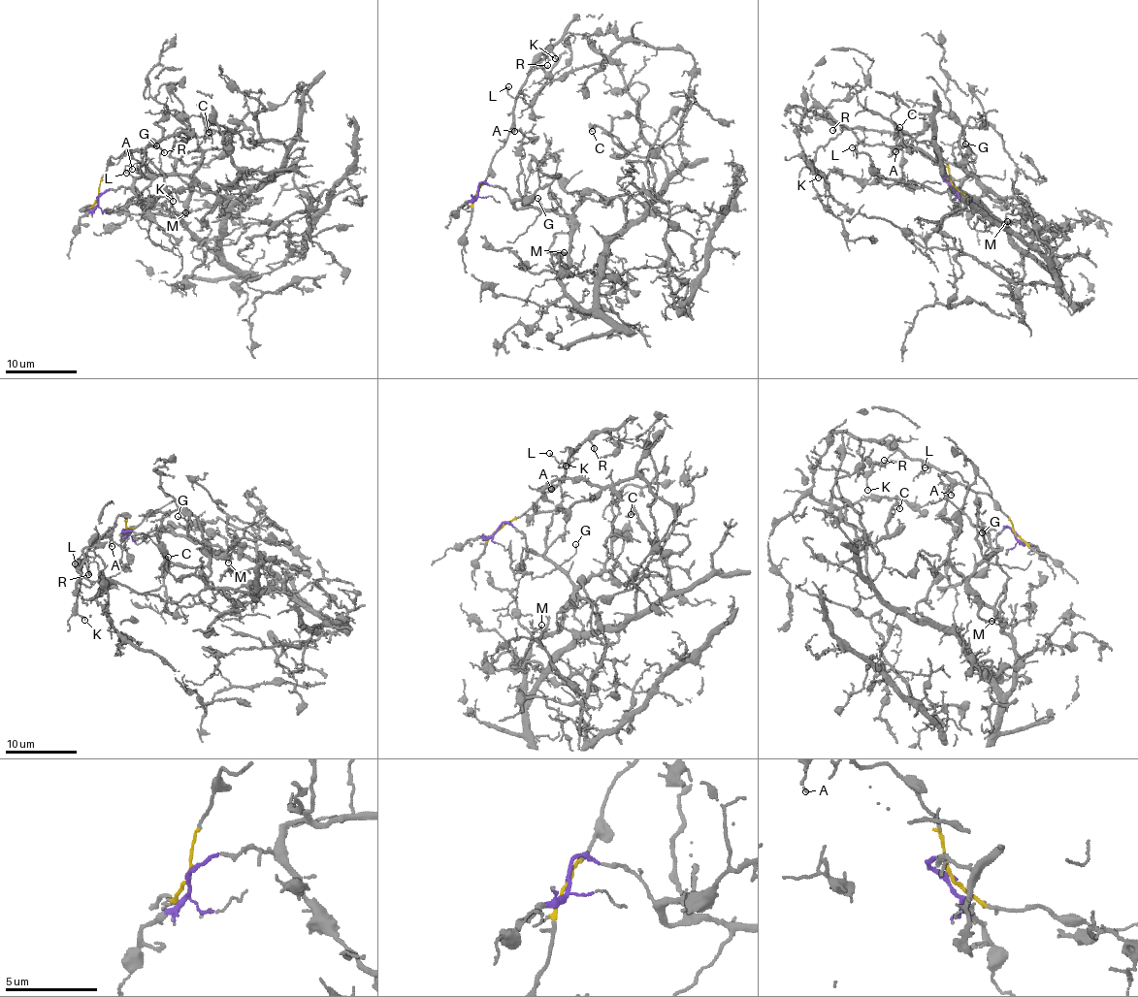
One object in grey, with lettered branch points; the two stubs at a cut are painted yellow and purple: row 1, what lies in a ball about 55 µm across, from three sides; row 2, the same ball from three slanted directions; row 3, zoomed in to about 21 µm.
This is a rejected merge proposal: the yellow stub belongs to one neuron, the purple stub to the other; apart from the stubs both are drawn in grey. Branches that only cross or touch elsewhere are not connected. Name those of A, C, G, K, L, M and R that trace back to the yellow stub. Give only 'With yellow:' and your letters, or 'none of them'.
With yellow: A, K, L, R

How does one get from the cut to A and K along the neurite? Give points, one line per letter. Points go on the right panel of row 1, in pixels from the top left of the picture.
A: (951, 183), (947, 163), (927, 142), (918, 142), (911, 136), (902, 135), (896, 141), (896, 151)
K: (951, 183), (947, 163), (927, 142), (890, 130), (859, 127), (842, 129), (815, 151), (813, 170), (819, 177)

